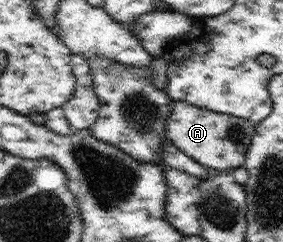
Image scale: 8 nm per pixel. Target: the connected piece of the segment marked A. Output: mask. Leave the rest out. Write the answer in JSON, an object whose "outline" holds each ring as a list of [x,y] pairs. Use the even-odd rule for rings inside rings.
{"outline":[[[174,101],[170,116],[166,120],[166,136],[174,146],[209,171],[231,171],[243,166],[250,139],[256,128],[252,122],[244,118],[228,118],[228,116],[230,114],[216,114],[216,112],[200,110],[198,106],[188,106],[184,102]]]}

